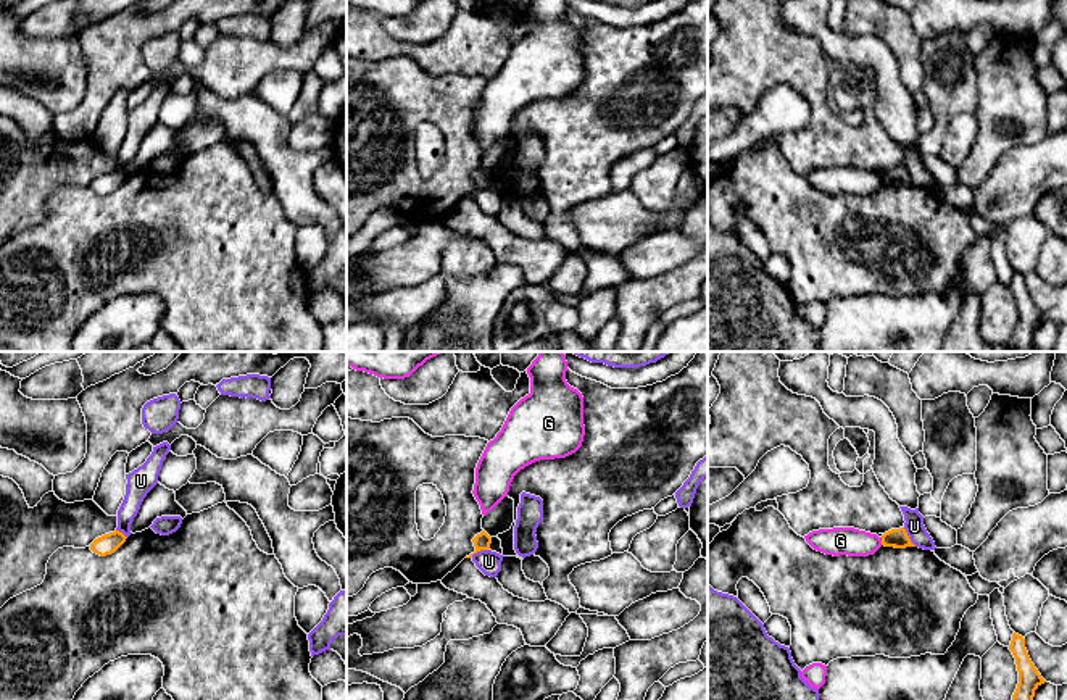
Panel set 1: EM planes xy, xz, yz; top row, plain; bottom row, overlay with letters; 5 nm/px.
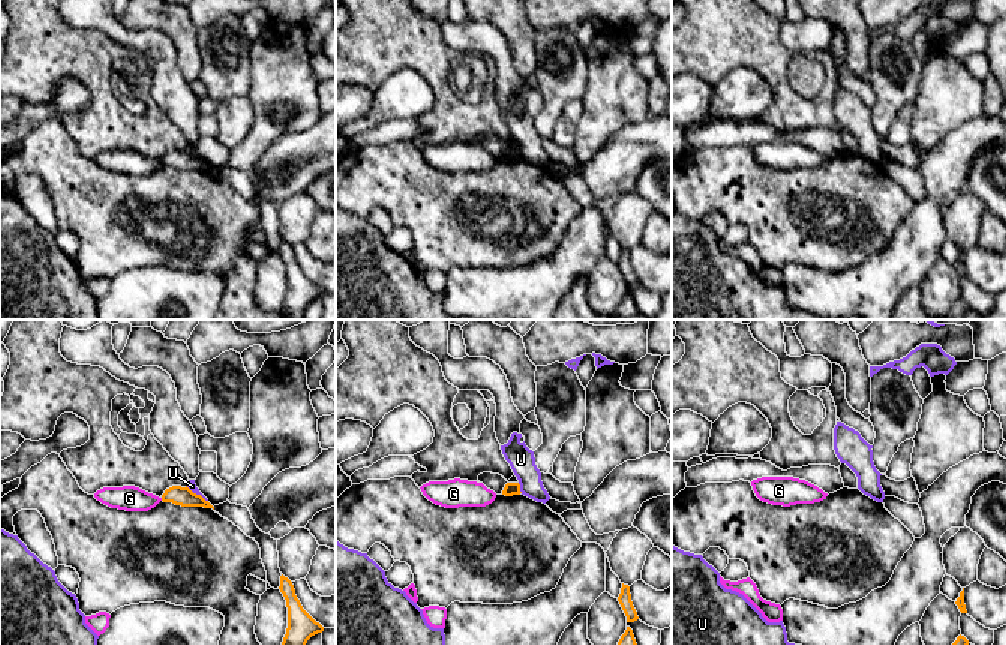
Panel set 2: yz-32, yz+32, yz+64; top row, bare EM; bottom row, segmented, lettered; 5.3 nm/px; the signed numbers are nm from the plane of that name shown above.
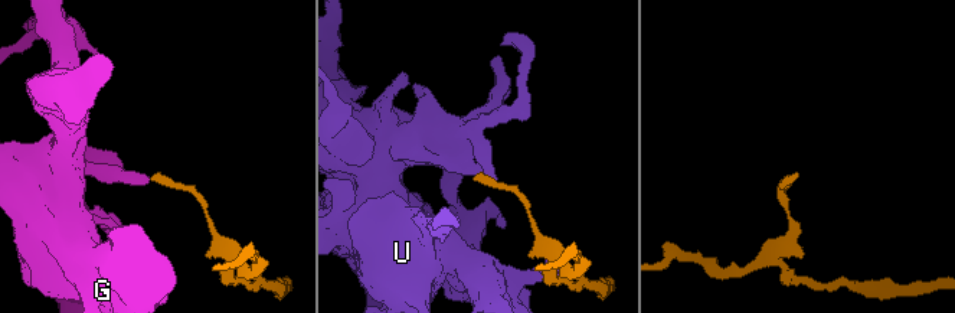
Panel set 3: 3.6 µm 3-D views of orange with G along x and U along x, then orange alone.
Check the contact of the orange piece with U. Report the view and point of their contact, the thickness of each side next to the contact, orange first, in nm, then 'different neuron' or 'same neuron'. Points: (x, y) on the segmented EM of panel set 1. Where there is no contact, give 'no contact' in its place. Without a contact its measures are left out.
xz (479, 550) | 90/120 nm | different neuron

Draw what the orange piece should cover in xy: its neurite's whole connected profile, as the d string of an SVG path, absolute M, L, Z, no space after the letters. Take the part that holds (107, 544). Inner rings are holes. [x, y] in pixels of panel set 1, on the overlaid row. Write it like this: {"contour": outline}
{"contour": "M119 531L105 534L90 544L90 550L100 556L114 553L124 542L126 535Z"}

